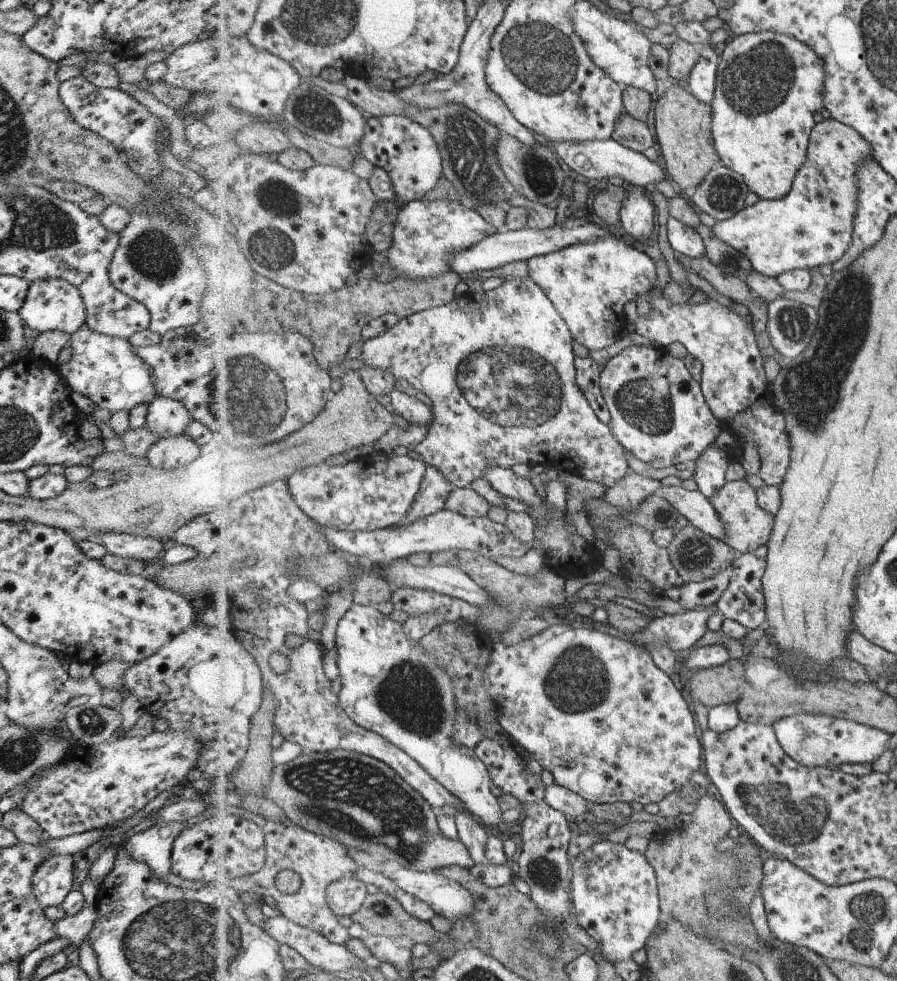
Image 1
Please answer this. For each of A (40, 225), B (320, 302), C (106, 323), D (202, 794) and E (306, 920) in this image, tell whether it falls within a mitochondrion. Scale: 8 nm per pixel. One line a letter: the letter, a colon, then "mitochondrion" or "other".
A: mitochondrion
B: other
C: other
D: other
E: other

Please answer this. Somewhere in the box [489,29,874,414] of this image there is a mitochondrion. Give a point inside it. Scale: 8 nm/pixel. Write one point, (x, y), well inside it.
(756, 82)

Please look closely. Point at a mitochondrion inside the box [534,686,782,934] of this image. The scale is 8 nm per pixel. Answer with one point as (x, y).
(736, 906)

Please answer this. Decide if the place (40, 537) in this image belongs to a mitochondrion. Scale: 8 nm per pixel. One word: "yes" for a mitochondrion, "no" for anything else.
no

